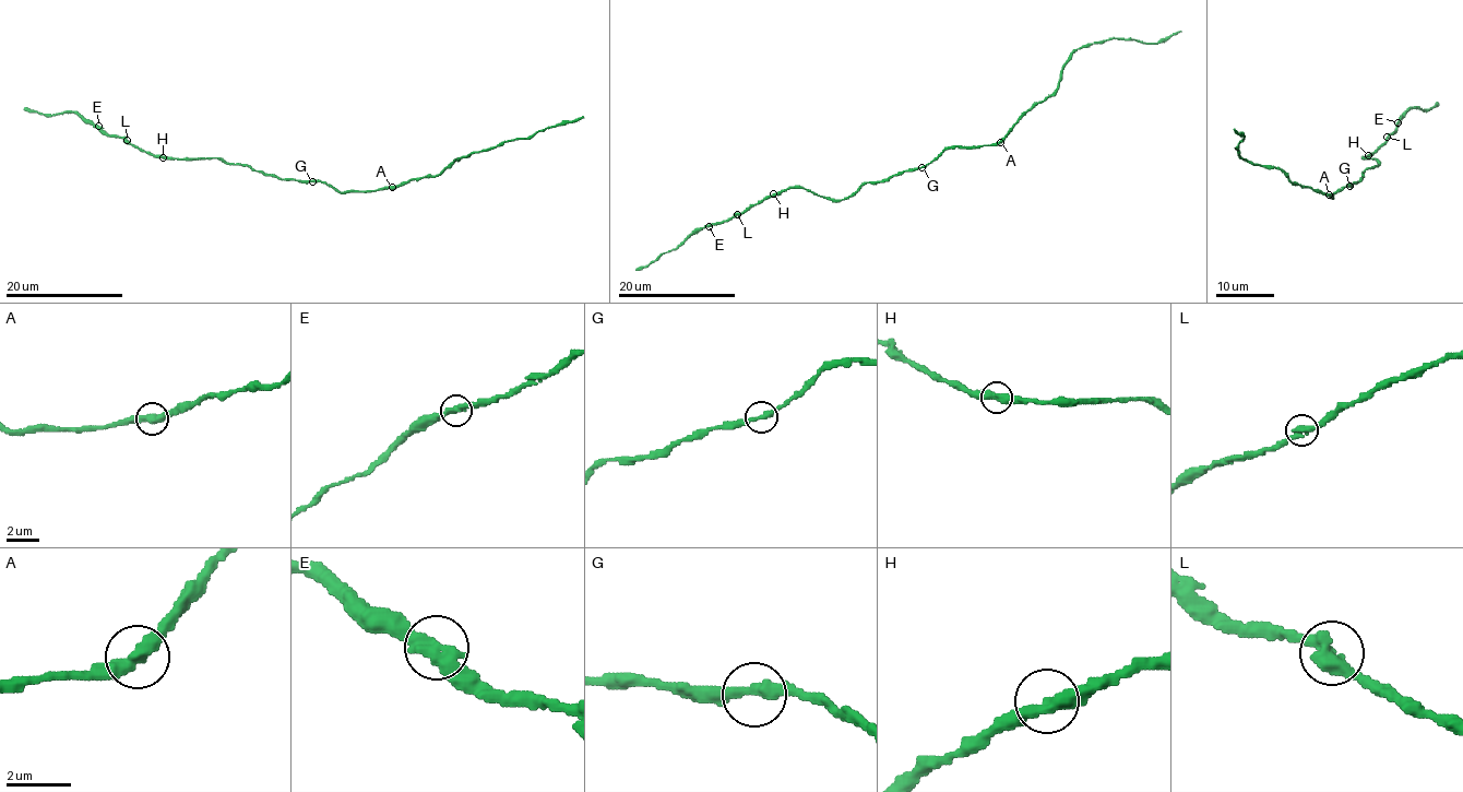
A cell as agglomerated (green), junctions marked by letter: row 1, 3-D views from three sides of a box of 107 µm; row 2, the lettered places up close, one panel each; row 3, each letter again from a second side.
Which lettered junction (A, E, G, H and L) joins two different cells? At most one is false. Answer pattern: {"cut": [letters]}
{"cut": []}

